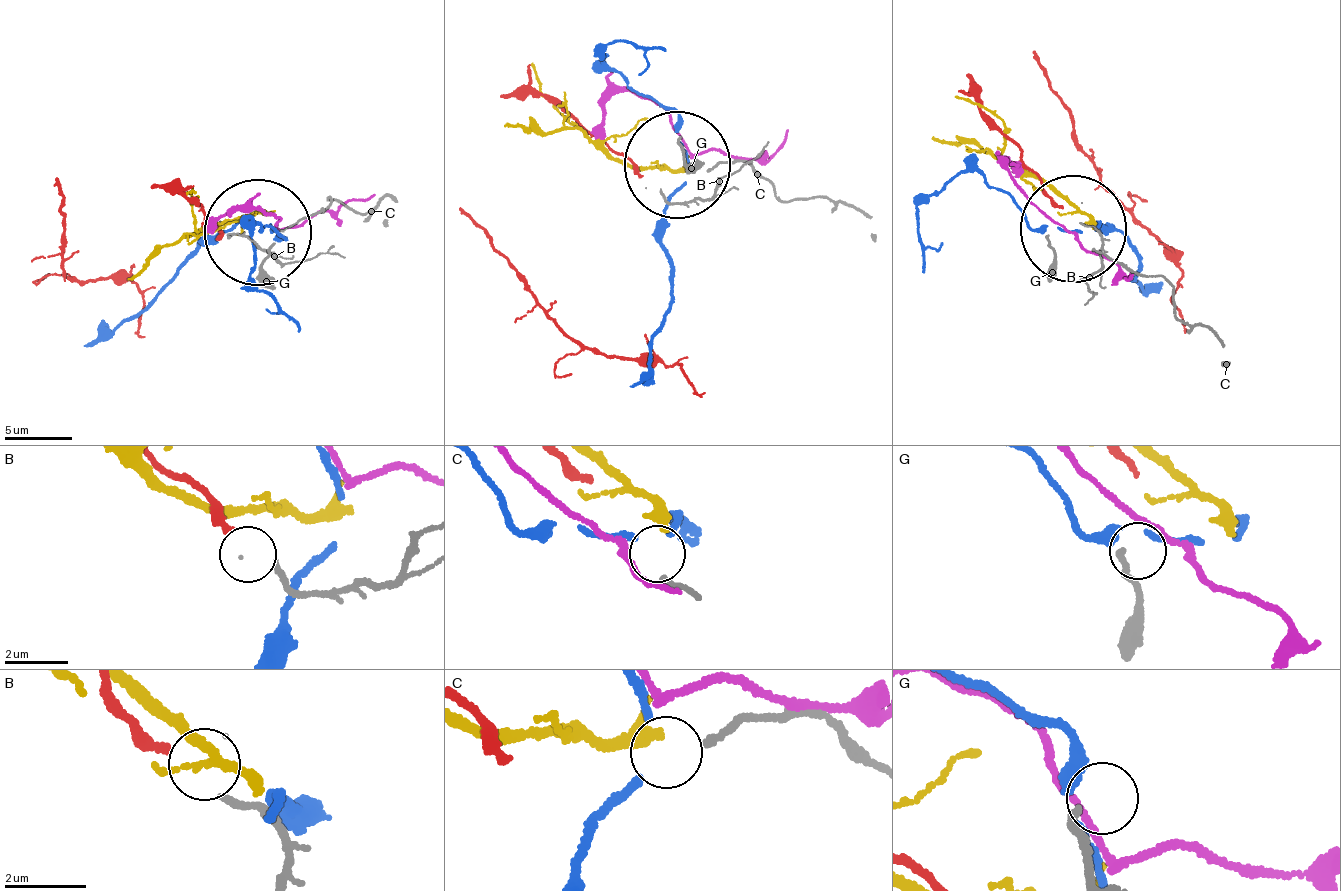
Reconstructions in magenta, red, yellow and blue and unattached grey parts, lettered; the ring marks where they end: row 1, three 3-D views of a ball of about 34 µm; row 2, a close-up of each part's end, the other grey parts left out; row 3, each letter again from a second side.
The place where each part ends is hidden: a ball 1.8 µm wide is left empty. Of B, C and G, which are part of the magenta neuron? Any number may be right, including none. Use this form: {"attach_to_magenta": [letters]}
{"attach_to_magenta": []}

